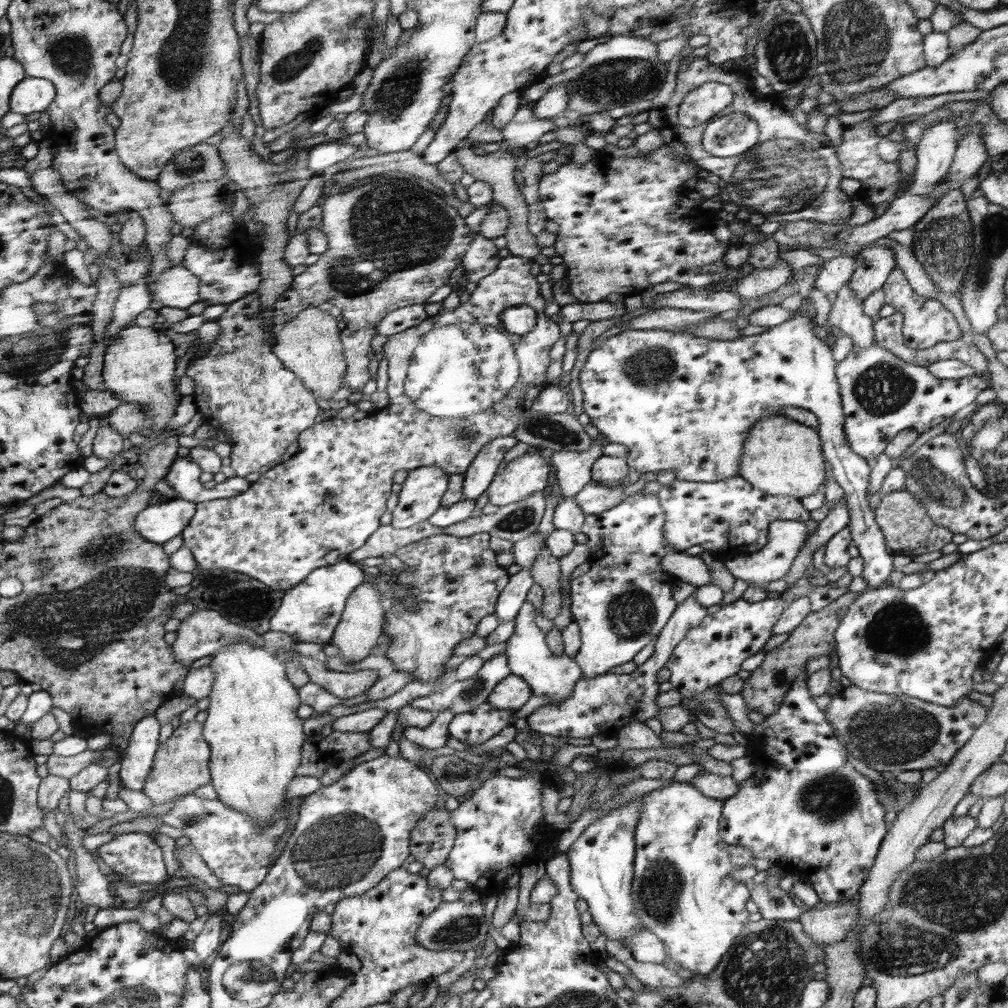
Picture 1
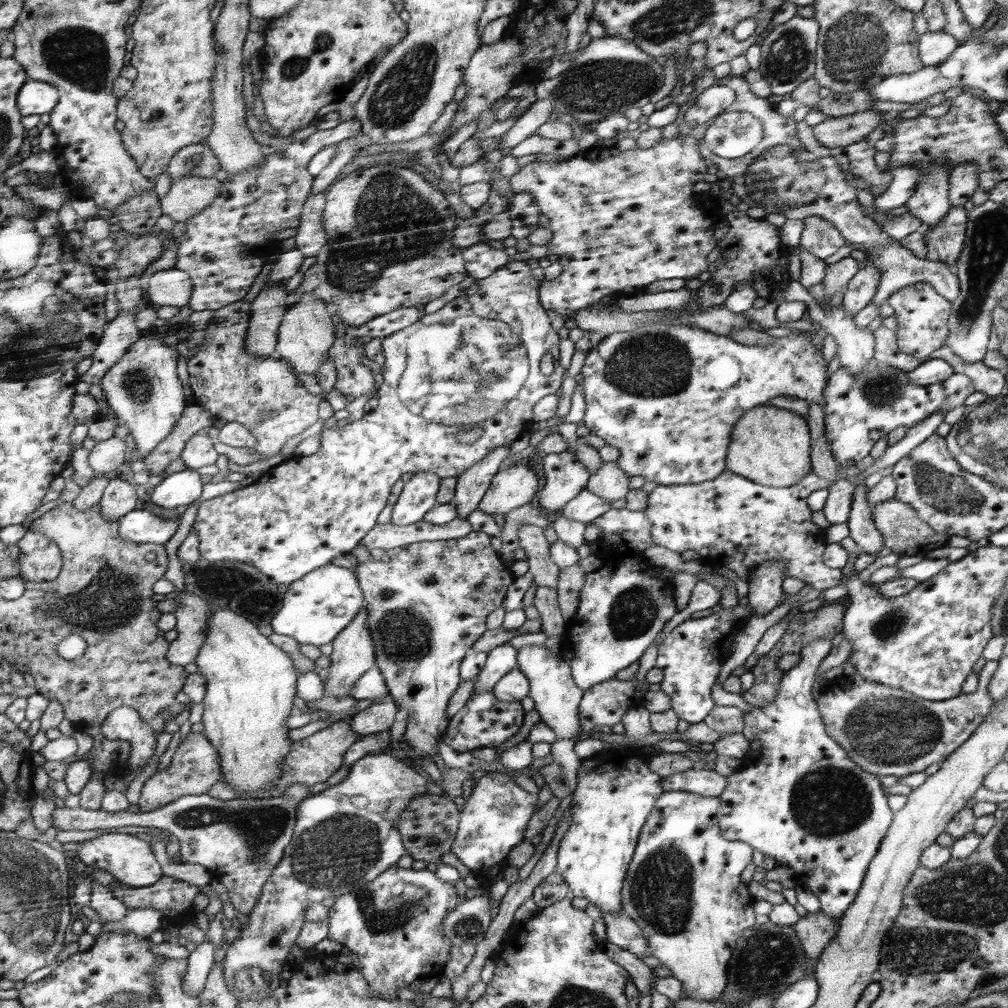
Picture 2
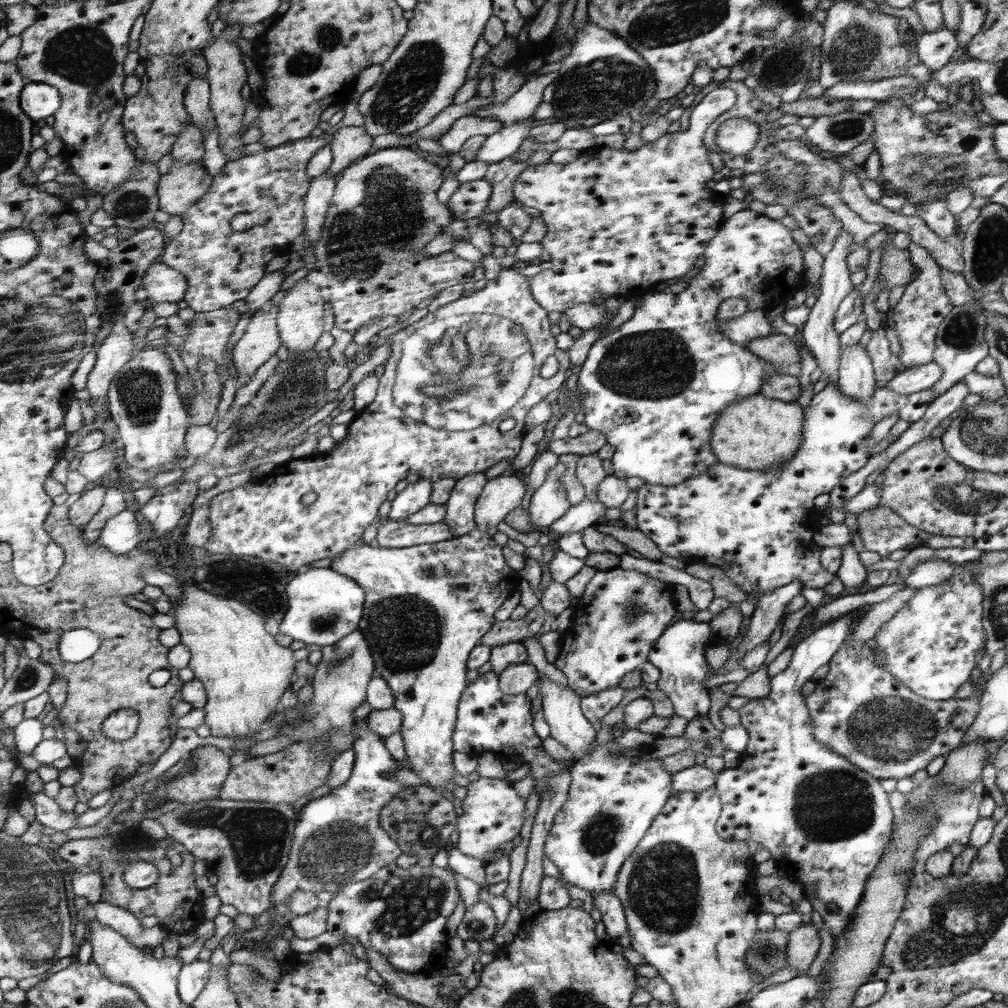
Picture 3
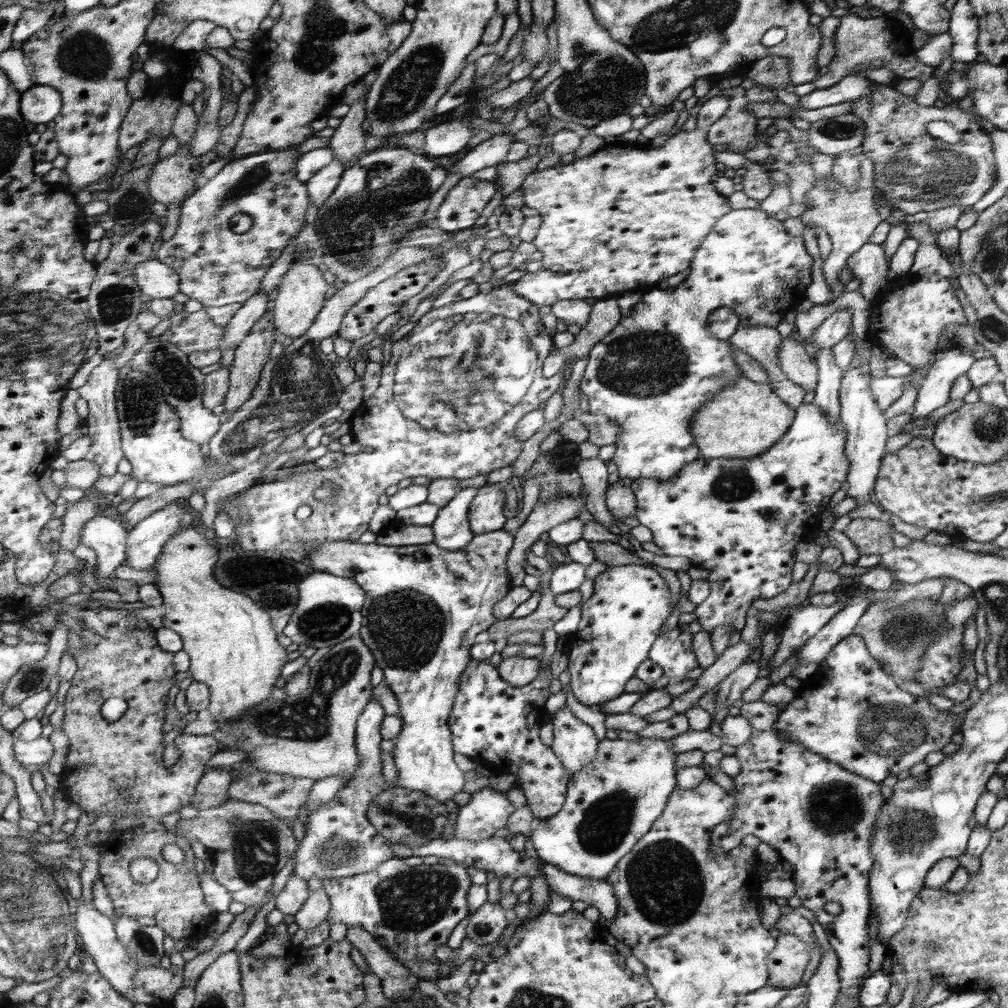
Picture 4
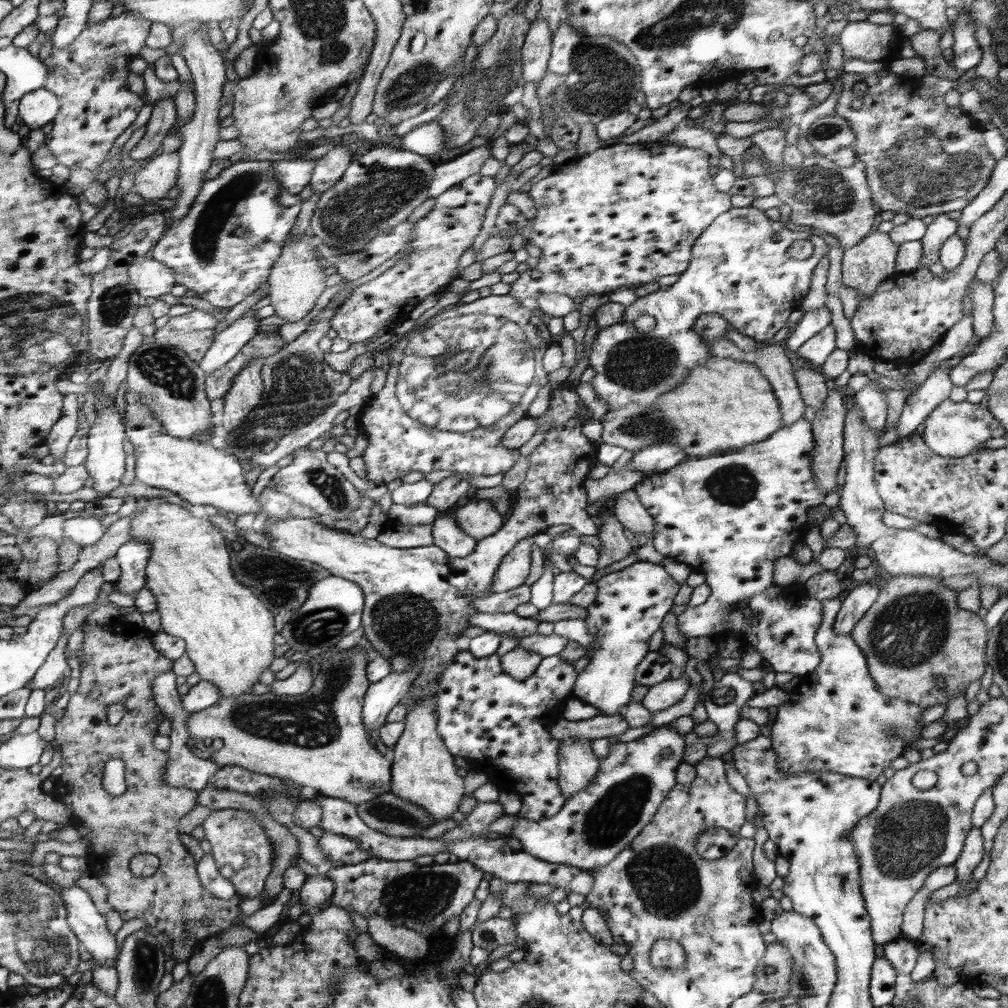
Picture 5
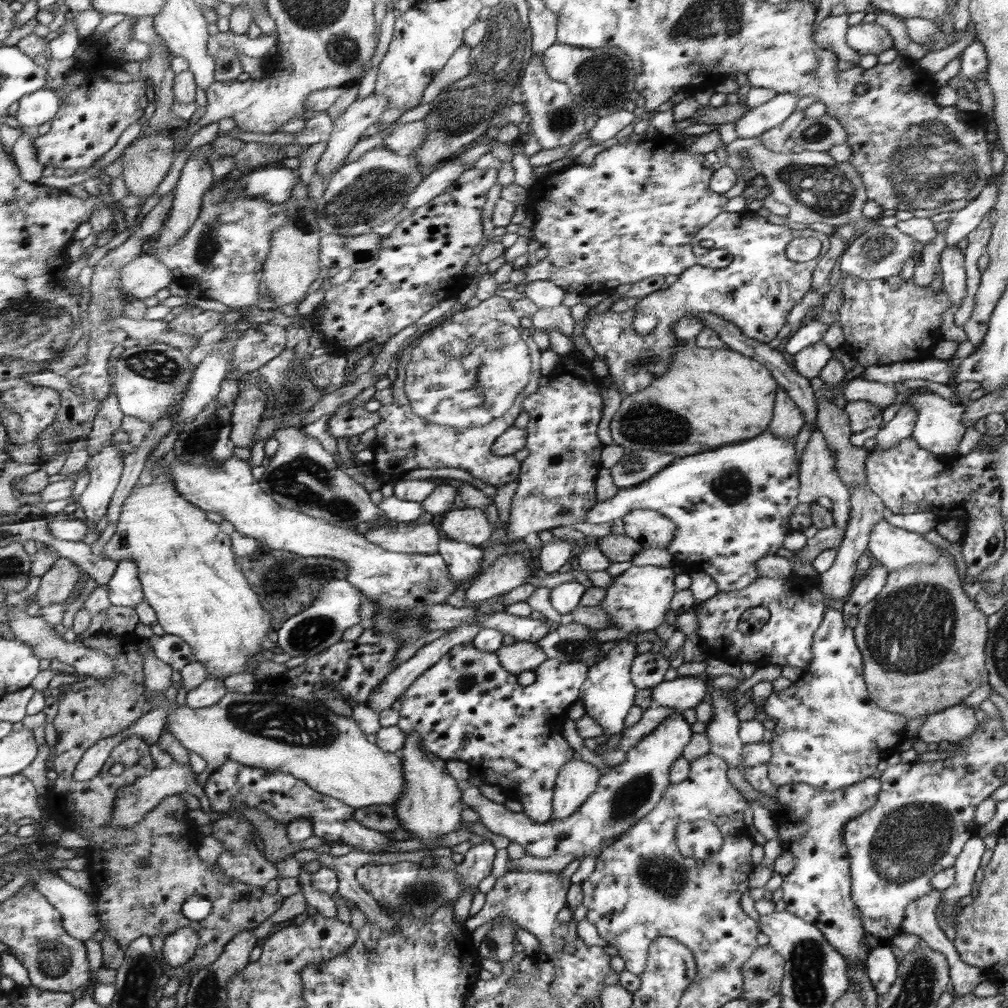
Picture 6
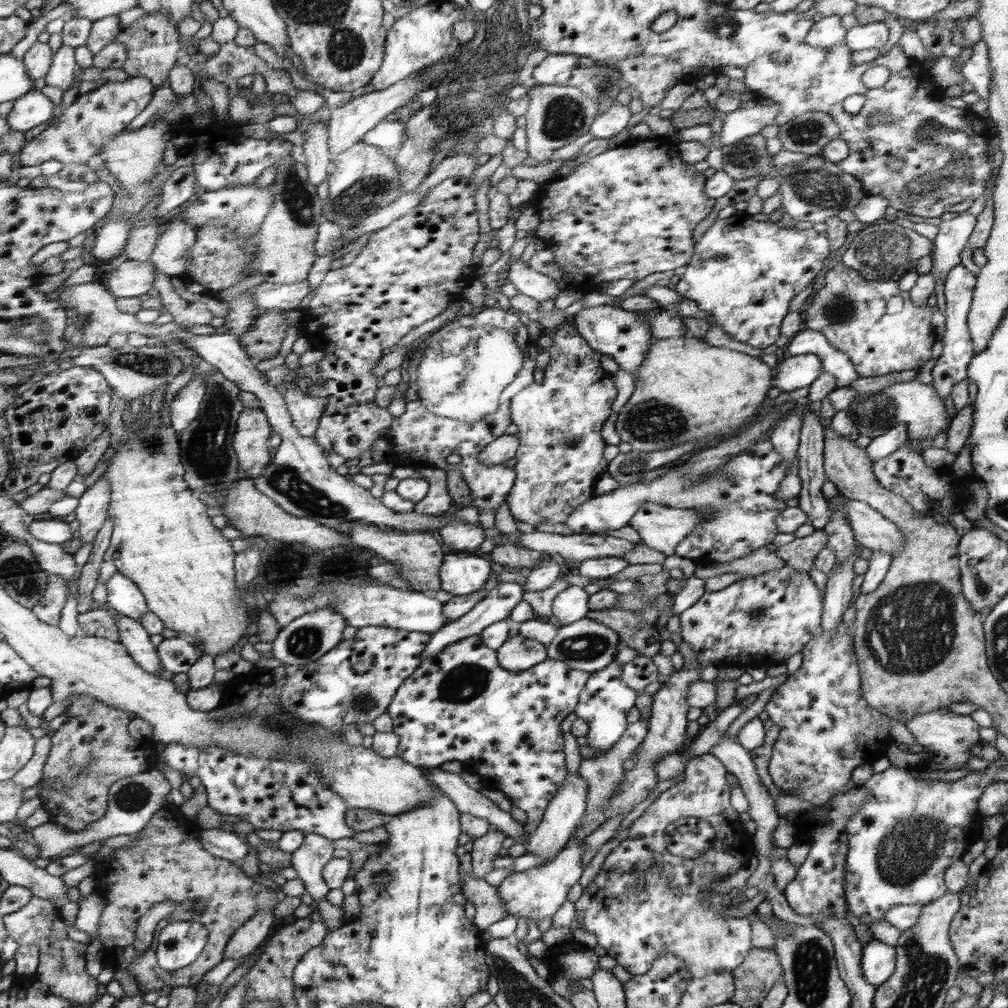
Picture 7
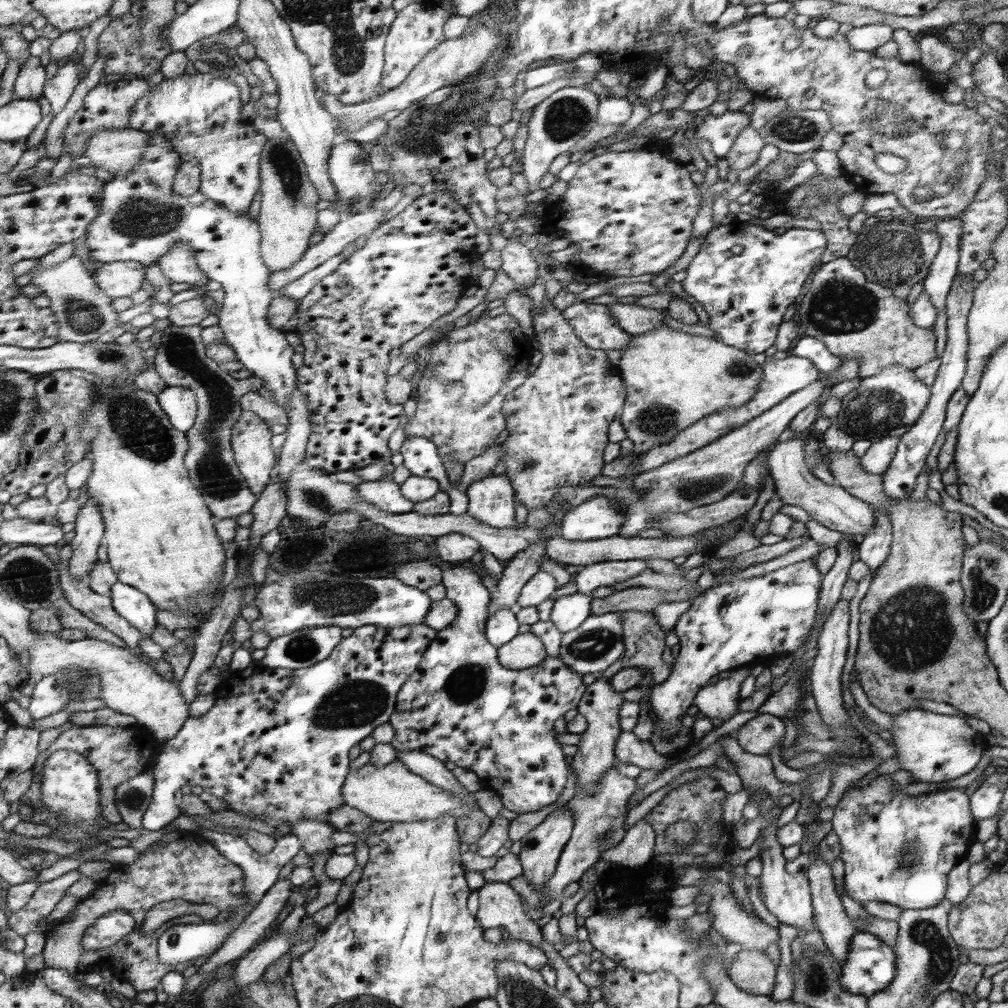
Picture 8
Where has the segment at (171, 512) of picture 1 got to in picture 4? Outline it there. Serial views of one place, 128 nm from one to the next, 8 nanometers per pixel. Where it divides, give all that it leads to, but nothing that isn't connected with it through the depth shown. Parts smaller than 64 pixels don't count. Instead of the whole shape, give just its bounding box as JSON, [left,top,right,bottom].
[80,515,128,578]

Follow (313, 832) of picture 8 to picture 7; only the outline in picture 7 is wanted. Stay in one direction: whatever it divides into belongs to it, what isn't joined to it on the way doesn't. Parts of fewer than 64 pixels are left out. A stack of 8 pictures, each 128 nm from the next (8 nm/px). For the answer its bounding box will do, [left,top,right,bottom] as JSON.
[291,832,333,902]

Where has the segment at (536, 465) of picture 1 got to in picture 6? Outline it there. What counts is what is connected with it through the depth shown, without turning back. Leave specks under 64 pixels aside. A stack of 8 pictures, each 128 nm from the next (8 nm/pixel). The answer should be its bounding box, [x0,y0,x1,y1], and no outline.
[440,507,496,546]

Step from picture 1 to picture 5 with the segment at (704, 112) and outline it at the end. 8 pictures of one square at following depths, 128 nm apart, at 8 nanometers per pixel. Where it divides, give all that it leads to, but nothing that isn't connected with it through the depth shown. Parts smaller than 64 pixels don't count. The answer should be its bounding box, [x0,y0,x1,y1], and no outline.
[509,142,730,301]

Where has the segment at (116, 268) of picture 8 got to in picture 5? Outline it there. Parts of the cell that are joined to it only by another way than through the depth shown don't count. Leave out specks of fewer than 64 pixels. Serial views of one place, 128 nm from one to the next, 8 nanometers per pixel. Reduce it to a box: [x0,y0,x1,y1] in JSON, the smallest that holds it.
[127,256,176,298]

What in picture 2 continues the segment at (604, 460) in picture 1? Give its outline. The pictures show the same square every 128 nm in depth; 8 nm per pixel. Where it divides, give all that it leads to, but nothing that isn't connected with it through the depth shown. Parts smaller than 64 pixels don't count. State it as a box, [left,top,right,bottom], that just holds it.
[586,461,630,503]

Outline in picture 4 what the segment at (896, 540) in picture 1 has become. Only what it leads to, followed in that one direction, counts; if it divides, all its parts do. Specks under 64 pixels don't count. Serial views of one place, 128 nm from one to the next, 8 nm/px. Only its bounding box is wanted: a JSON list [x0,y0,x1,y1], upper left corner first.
[844,517,895,555]

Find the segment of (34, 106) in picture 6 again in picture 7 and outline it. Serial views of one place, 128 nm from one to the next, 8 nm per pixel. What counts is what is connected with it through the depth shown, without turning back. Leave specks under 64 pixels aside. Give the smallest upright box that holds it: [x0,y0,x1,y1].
[8,88,52,132]

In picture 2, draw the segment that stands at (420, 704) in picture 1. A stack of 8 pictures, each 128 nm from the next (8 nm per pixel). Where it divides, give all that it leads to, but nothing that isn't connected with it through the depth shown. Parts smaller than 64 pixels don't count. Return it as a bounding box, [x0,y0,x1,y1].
[472,645,518,695]

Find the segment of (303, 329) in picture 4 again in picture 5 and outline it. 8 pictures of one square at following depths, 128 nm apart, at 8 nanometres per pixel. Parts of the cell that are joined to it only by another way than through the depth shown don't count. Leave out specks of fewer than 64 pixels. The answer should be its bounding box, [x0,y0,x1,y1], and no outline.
[267,232,326,323]

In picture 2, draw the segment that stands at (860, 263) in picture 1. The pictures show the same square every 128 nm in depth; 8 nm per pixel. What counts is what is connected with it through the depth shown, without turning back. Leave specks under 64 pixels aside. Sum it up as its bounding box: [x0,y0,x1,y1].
[843,258,880,317]

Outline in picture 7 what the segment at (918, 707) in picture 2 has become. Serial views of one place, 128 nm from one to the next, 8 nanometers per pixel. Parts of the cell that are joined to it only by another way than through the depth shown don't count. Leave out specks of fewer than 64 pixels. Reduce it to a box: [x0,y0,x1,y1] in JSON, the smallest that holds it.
[764,622,893,807]

